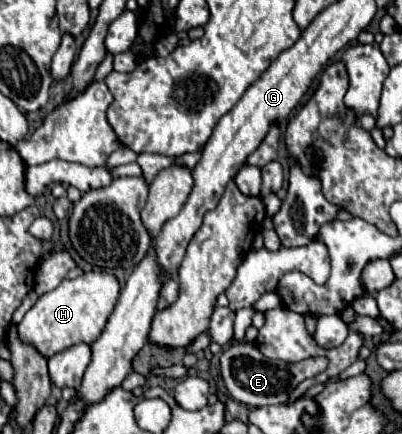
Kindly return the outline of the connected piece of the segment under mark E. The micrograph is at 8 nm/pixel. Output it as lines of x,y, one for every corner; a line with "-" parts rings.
231,343
223,353
221,353
221,377
223,383
229,391
229,395
245,403
249,407
263,407
263,405
279,405
285,403
291,391
303,383
305,379
317,377
321,371
327,367
327,357
311,357
299,363
285,363
285,361
273,361
253,345
253,343

